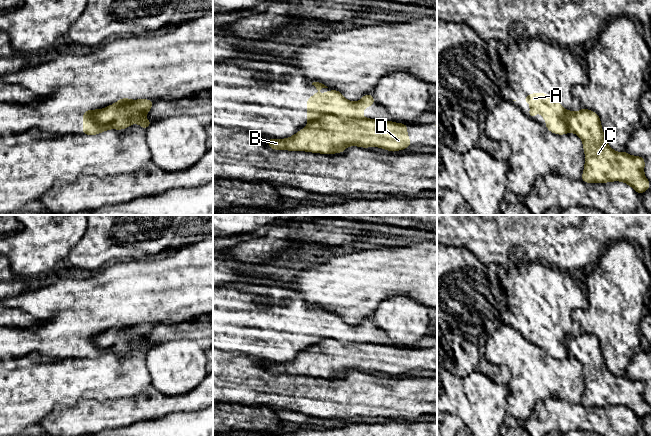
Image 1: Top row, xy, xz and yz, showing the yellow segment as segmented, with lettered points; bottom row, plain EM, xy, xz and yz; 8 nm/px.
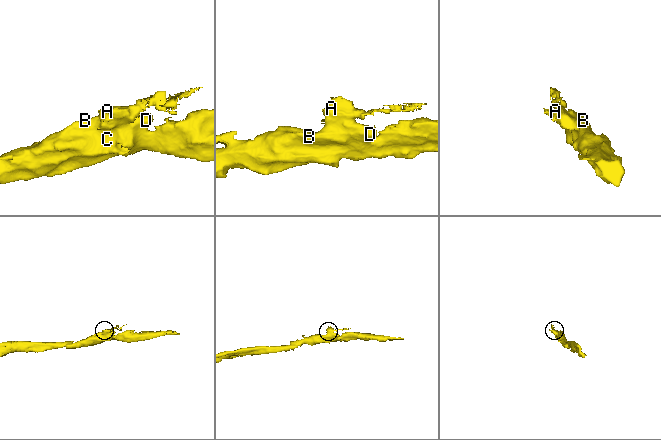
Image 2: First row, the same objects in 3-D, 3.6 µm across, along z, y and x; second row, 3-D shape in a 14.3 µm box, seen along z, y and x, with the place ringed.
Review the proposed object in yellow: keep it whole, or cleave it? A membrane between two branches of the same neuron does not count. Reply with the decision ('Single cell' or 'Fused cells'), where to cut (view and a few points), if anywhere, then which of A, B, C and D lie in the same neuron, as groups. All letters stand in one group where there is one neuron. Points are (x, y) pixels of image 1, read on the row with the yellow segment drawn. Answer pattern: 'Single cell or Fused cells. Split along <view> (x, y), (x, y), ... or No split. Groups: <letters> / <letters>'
Fused cells. Split along xy (95, 114), (110, 124), (115, 108), (127, 105), (138, 119). Groups: A / B C D

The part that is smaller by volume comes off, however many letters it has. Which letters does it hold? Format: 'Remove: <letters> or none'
Remove: A

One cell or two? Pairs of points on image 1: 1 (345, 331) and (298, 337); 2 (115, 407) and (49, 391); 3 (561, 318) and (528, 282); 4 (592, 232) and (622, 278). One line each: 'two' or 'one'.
1: one
2: two
3: one
4: two

